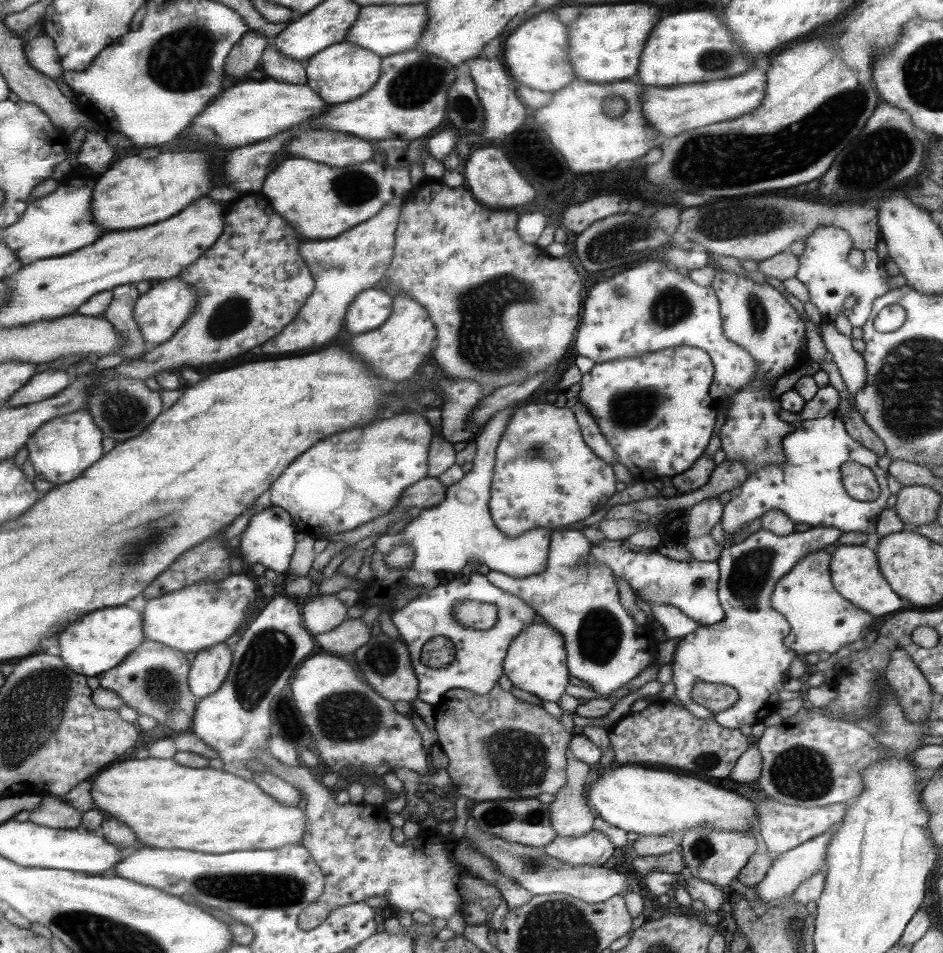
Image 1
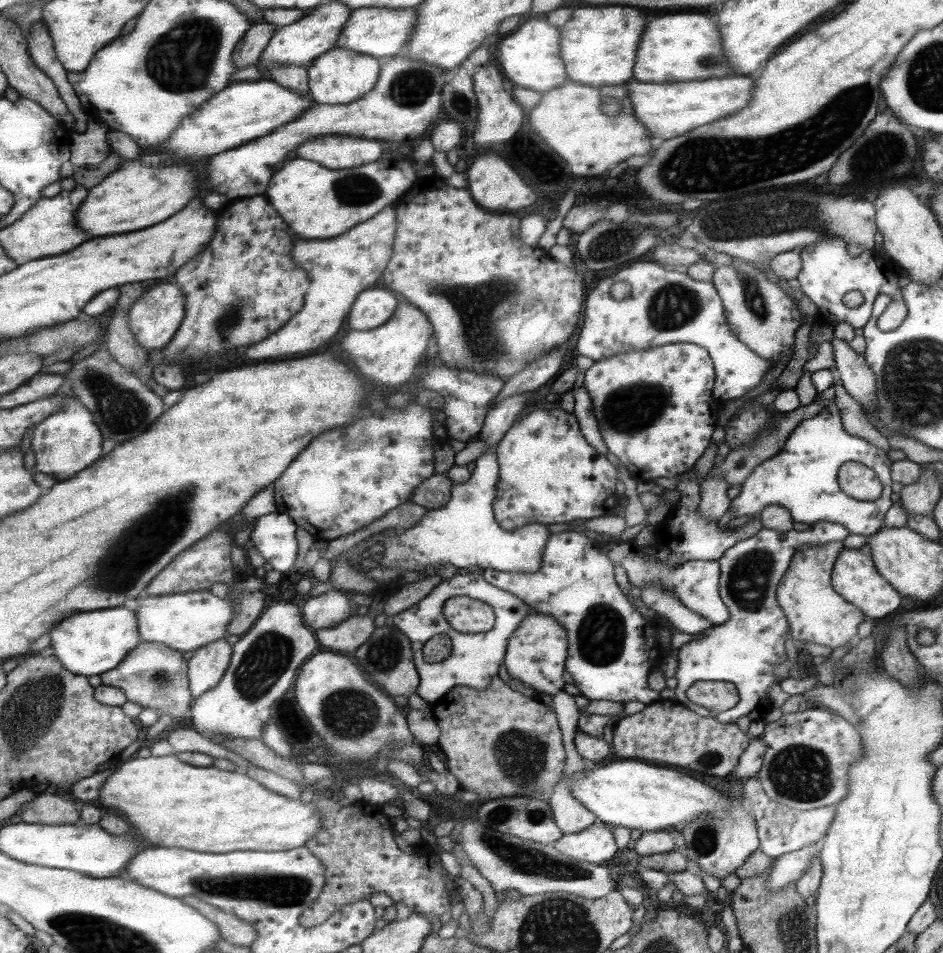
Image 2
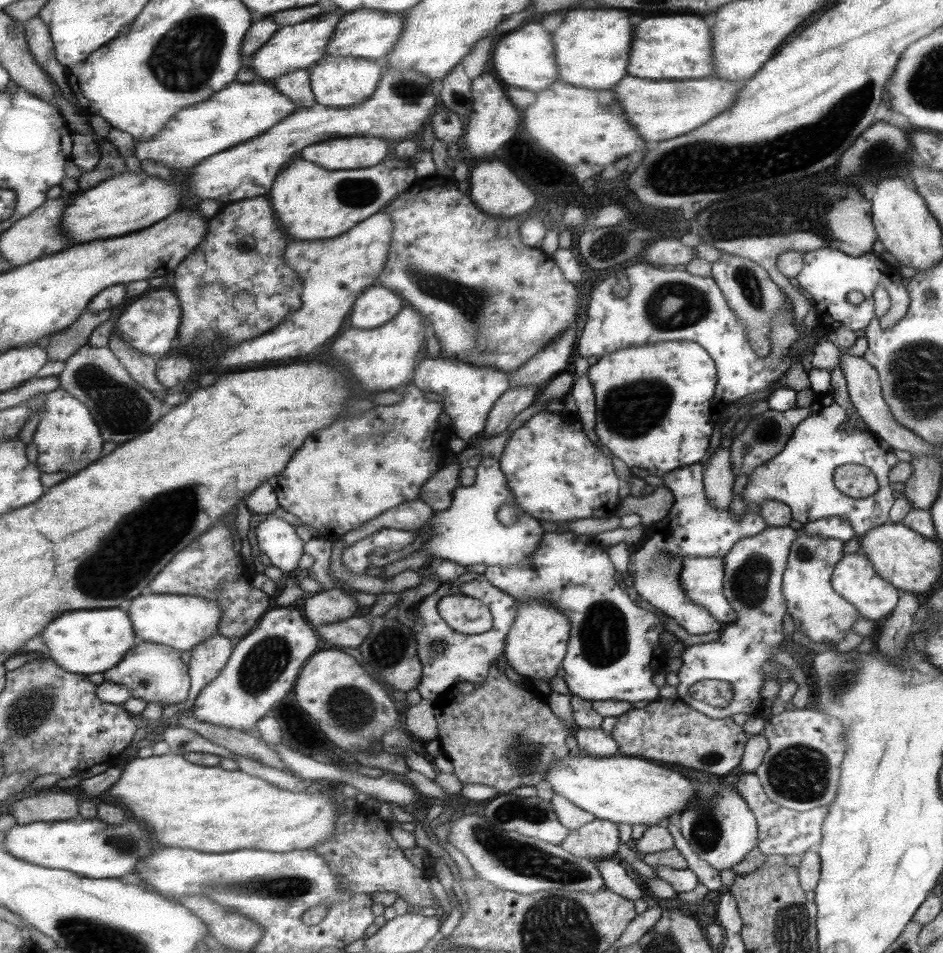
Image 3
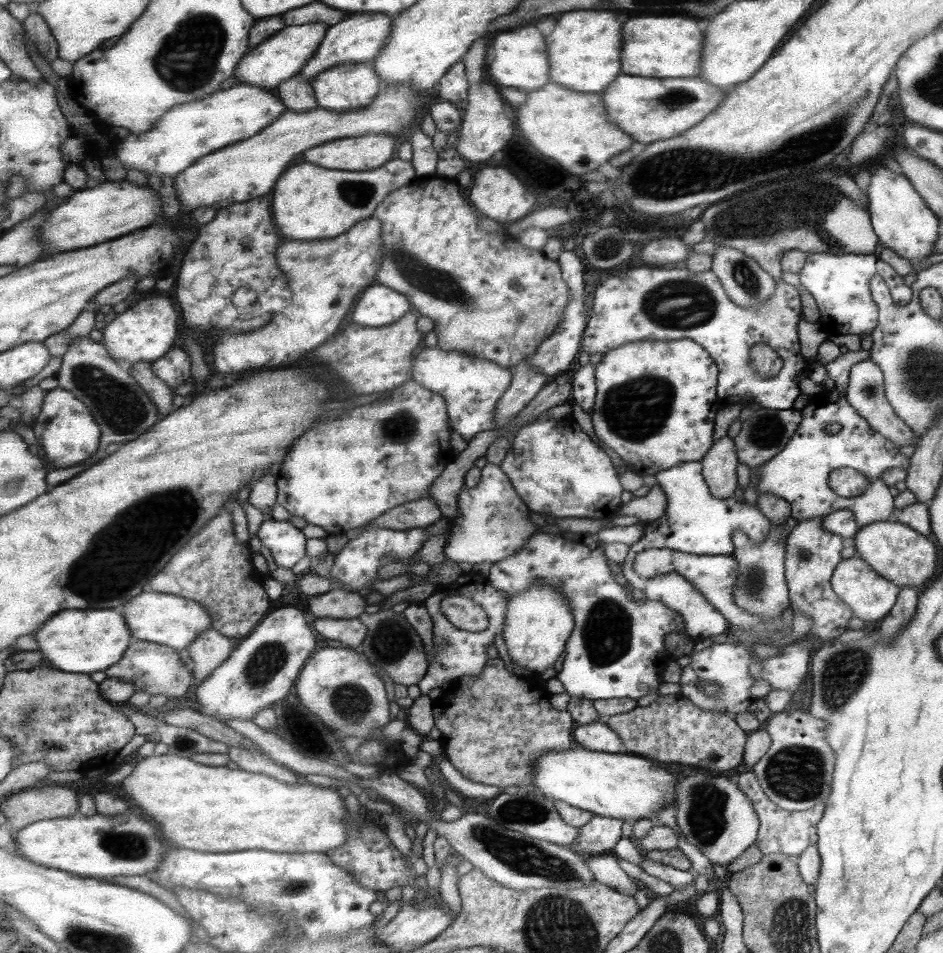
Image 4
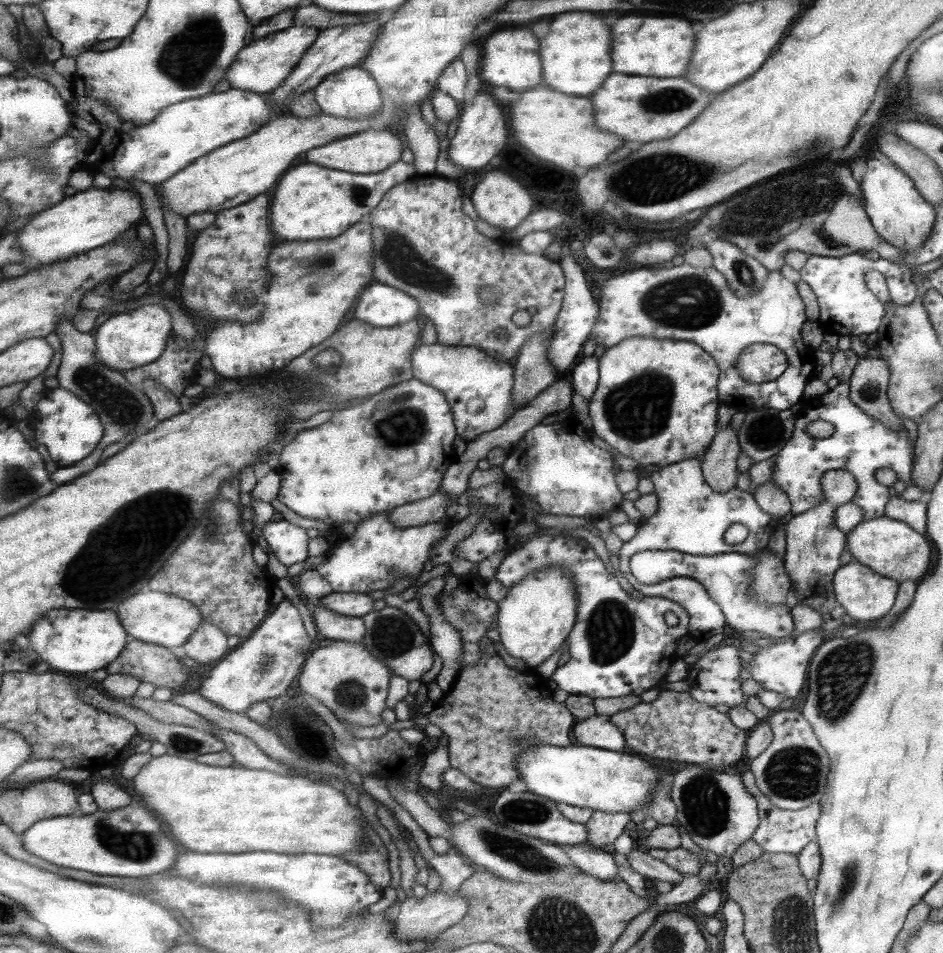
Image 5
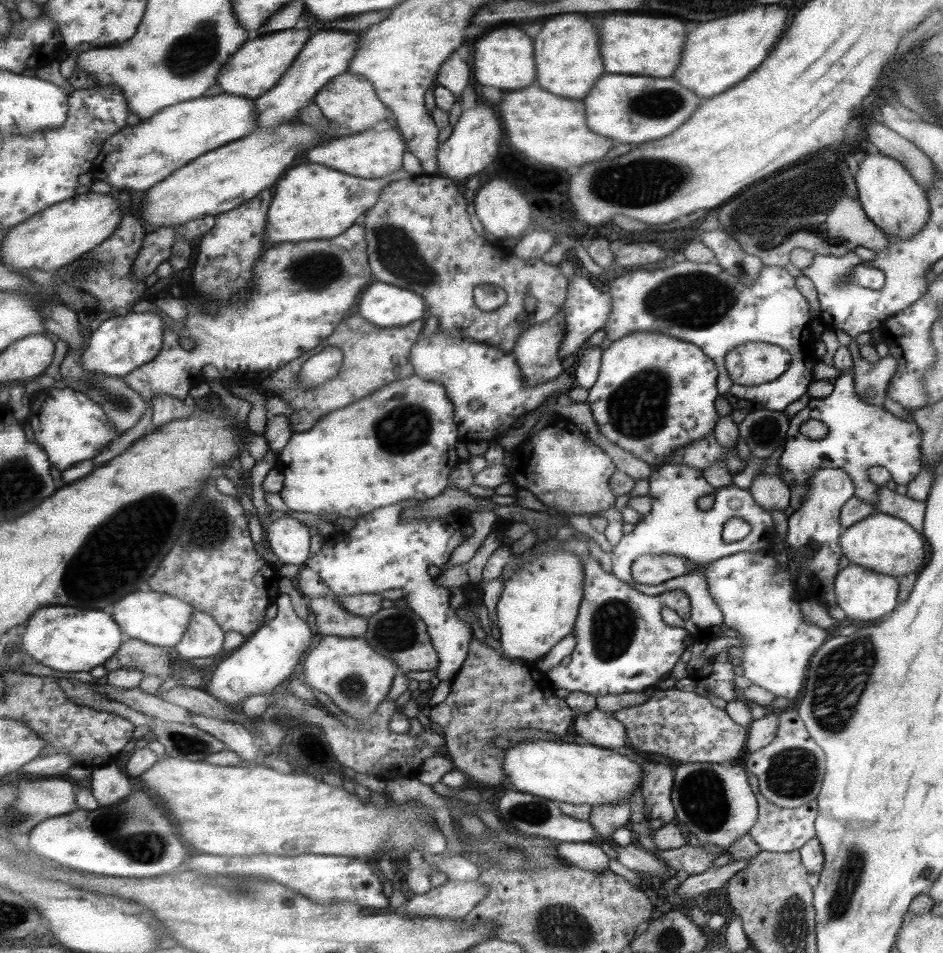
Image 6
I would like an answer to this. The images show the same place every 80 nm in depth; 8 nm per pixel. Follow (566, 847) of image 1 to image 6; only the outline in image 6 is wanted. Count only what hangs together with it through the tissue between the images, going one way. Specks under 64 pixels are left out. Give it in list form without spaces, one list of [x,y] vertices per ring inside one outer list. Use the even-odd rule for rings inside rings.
[[[622,800],[617,804],[591,806],[588,821],[597,831],[595,841],[609,841],[615,830],[626,827],[629,820],[629,801]]]

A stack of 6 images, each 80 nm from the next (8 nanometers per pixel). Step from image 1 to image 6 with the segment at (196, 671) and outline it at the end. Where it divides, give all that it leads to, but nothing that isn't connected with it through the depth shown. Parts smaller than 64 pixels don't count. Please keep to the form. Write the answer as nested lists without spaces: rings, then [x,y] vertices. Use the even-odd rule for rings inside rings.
[[[193,612],[186,634],[174,646],[183,658],[209,658],[221,652],[224,632],[209,613]]]

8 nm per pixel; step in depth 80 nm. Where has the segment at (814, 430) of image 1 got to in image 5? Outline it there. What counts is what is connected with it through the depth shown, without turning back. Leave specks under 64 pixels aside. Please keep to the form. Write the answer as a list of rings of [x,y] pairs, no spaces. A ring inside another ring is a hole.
[[[838,382],[836,387],[828,389],[826,393],[810,399],[804,399],[800,409],[795,412],[796,419],[792,437],[785,443],[785,446],[775,455],[775,460],[771,472],[770,482],[779,490],[782,490],[790,501],[790,514],[797,516],[801,512],[815,508],[822,502],[822,484],[820,483],[823,473],[835,470],[845,470],[858,482],[858,490],[849,502],[858,506],[862,510],[862,520],[879,518],[886,514],[886,504],[890,499],[887,493],[887,486],[879,484],[875,479],[875,472],[879,468],[888,468],[897,474],[897,479],[906,485],[911,479],[911,467],[913,467],[914,452],[907,441],[907,432],[902,426],[896,428],[885,428],[880,420],[875,420],[872,416],[867,416],[865,412],[852,403],[849,399],[850,385],[848,382]],[[813,420],[825,420],[833,425],[834,431],[827,438],[815,438],[805,433],[803,428],[813,422]]]

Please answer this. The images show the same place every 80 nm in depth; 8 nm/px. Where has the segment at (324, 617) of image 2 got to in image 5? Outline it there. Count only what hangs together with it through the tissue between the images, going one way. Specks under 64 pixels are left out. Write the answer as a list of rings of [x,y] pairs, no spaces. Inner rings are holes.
[[[333,590],[318,599],[318,604],[341,616],[360,617],[372,610],[374,601],[363,593],[338,593]]]

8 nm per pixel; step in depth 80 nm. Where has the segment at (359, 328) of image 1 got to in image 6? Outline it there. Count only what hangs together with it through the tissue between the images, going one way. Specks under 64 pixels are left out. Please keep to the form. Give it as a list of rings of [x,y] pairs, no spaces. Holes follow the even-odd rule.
[[[383,282],[371,284],[356,306],[359,316],[379,324],[379,328],[402,327],[423,318],[427,312],[418,293]]]

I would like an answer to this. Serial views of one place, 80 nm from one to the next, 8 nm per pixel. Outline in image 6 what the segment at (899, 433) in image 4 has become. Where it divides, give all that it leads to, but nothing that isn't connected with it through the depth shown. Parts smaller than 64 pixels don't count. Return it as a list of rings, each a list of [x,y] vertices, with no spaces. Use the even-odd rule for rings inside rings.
[[[854,339],[850,341],[847,349],[851,355],[851,373],[854,379],[855,393],[861,401],[883,407],[889,379],[895,372],[894,358],[887,354],[886,357],[877,359],[877,362],[868,363],[861,358]]]

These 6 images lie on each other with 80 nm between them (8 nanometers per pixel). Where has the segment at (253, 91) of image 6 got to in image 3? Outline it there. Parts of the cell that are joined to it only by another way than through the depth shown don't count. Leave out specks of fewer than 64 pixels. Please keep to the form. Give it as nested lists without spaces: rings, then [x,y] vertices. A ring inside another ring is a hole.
[[[329,6],[327,11],[318,14],[308,21],[294,24],[293,26],[279,26],[269,40],[252,56],[250,62],[246,65],[252,68],[255,73],[255,80],[267,82],[283,73],[293,72],[297,69],[306,69],[313,67],[320,61],[327,51],[327,44],[336,30],[336,25],[342,18],[342,11]]]

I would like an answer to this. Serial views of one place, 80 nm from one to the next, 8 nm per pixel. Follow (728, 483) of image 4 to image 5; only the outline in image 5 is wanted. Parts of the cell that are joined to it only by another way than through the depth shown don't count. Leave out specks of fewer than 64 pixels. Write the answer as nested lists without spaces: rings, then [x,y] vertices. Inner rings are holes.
[[[728,425],[720,428],[705,454],[700,456],[700,467],[705,482],[715,492],[727,492],[736,486],[735,460],[740,452],[736,432]]]

